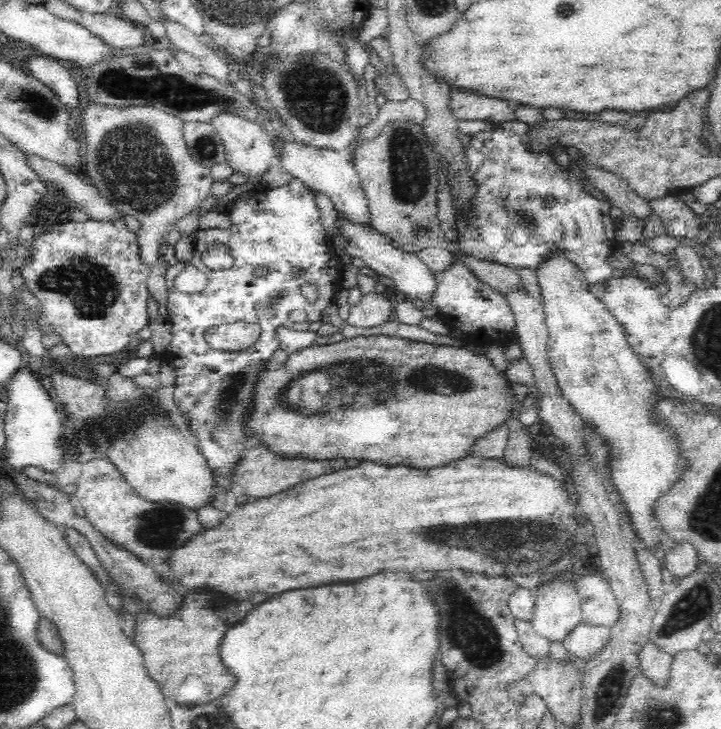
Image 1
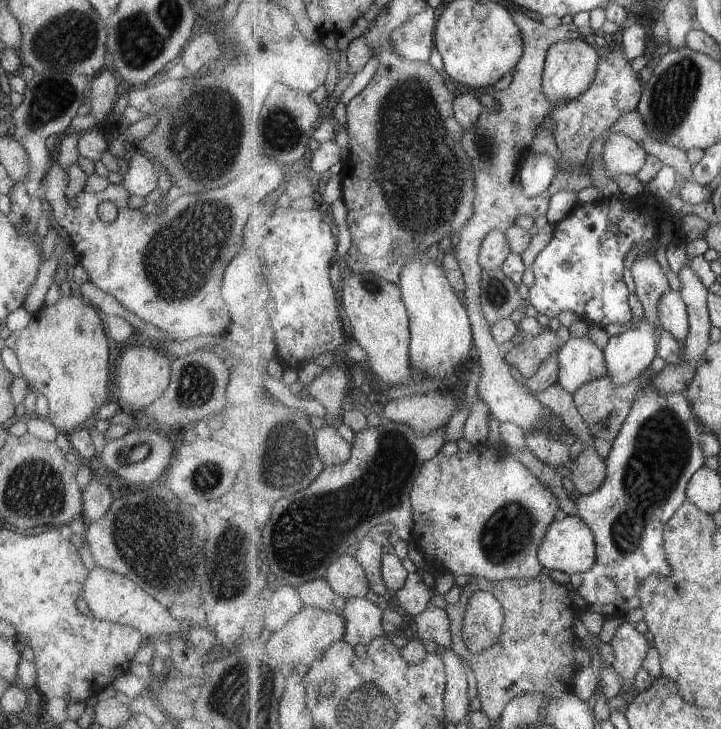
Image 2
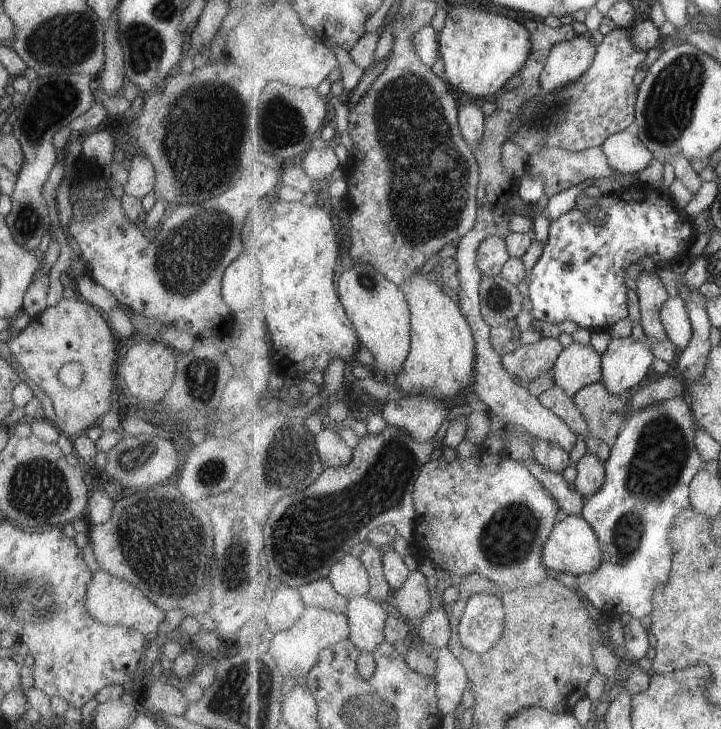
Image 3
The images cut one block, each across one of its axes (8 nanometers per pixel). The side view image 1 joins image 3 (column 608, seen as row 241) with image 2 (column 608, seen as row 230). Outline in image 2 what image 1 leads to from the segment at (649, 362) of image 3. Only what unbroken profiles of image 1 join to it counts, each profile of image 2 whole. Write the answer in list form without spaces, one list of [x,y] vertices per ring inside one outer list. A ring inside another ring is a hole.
[[[643,316],[637,325],[609,338],[603,351],[608,375],[615,386],[628,385],[650,368],[657,358],[657,330]]]

